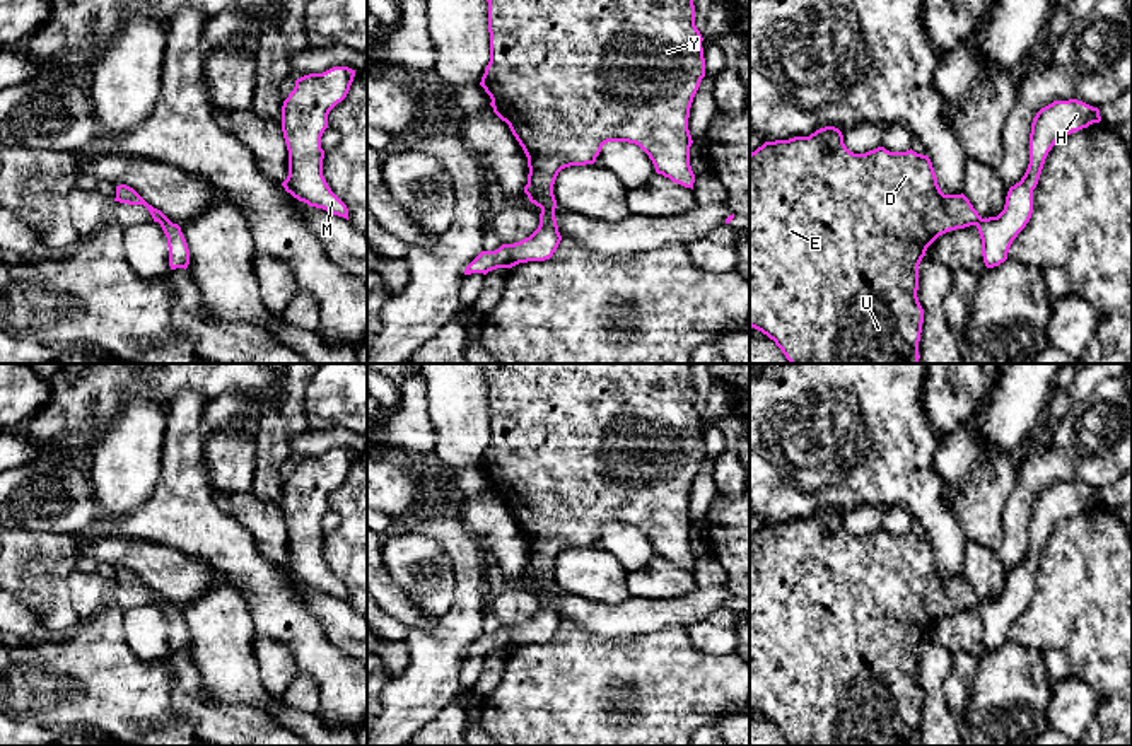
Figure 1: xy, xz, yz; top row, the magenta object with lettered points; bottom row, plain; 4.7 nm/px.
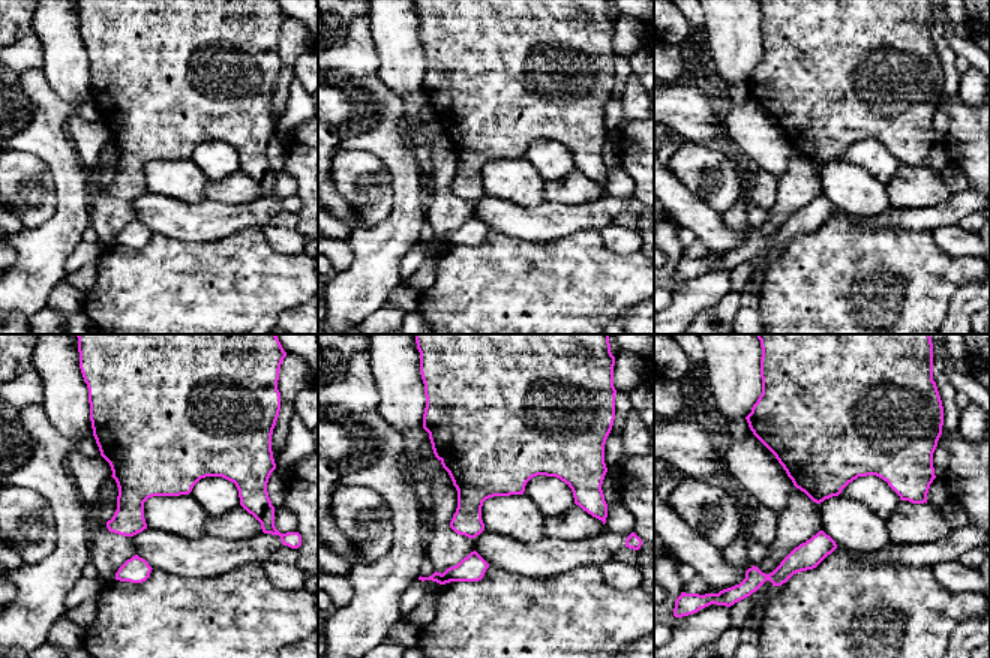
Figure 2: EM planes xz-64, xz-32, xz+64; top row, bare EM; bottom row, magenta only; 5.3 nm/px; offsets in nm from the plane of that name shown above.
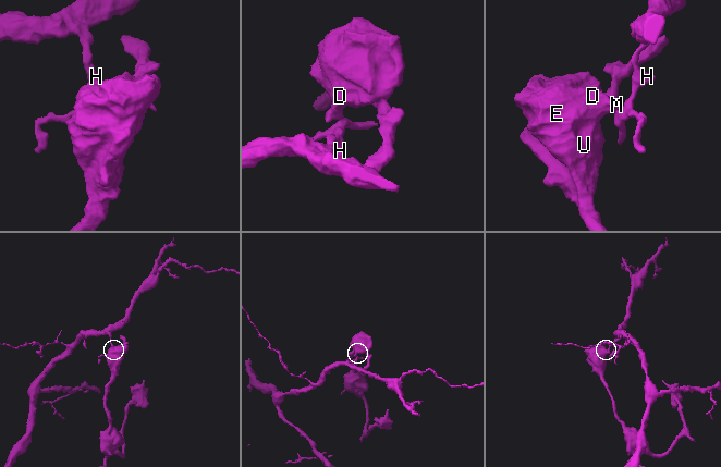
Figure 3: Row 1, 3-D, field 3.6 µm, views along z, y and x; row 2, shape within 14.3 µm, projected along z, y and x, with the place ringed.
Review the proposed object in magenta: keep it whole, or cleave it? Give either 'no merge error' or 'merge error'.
merge error

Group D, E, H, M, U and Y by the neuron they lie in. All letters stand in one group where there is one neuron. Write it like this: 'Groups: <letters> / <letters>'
Groups: D E M U Y / H

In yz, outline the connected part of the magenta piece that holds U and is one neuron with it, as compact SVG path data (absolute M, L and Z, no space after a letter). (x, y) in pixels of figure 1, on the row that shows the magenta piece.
M835 126L820 128L809 137L765 142L750 154L750 326L773 340L791 364L919 364L924 323L924 309L917 297L919 265L939 236L975 225L980 219L963 193L941 191L931 159L912 149L890 152L878 147L866 154L854 154Z

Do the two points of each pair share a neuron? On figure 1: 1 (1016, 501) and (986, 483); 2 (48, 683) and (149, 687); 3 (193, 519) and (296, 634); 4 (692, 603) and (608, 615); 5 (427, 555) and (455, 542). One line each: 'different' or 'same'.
1: different
2: same
3: same
4: same
5: different

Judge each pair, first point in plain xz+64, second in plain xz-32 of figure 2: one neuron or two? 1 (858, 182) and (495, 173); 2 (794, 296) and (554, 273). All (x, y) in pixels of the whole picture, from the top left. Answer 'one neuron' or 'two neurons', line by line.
1: one neuron
2: one neuron

